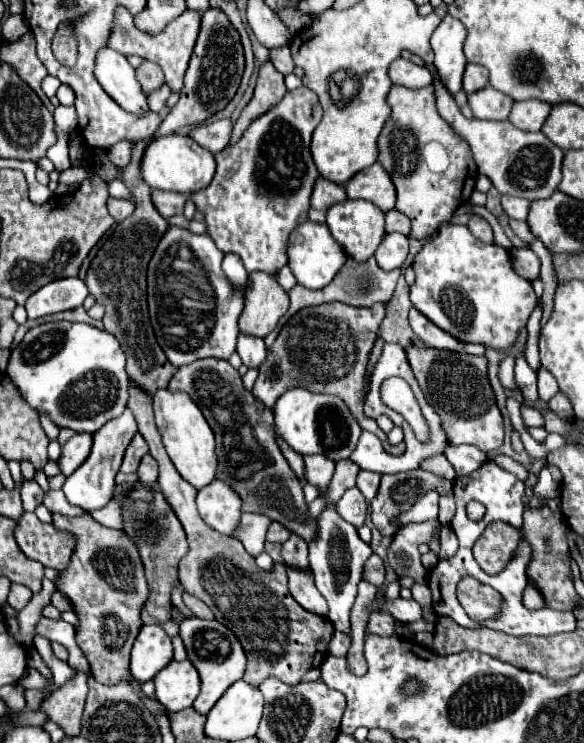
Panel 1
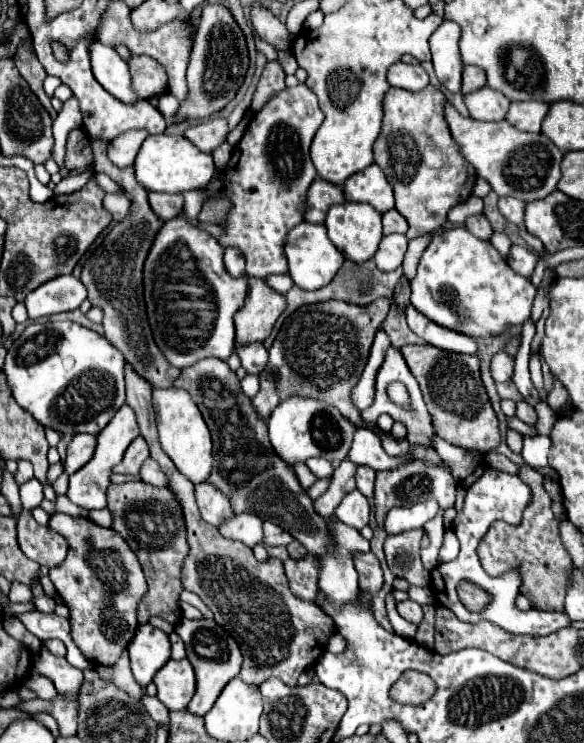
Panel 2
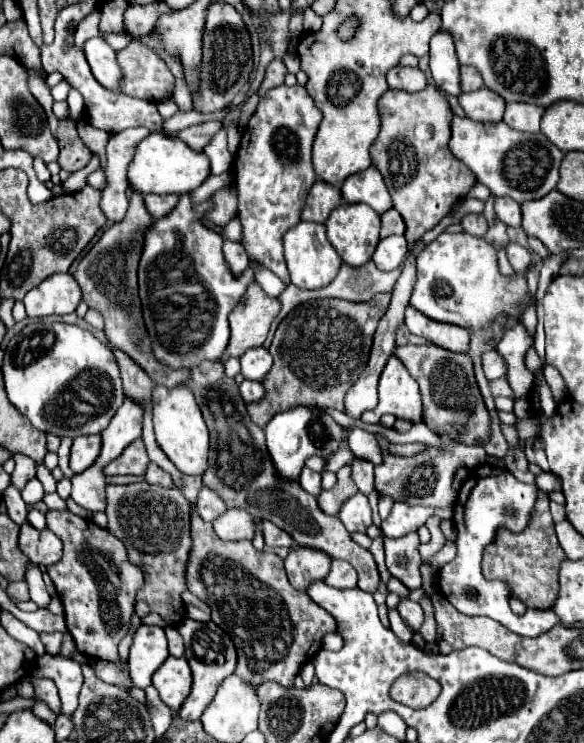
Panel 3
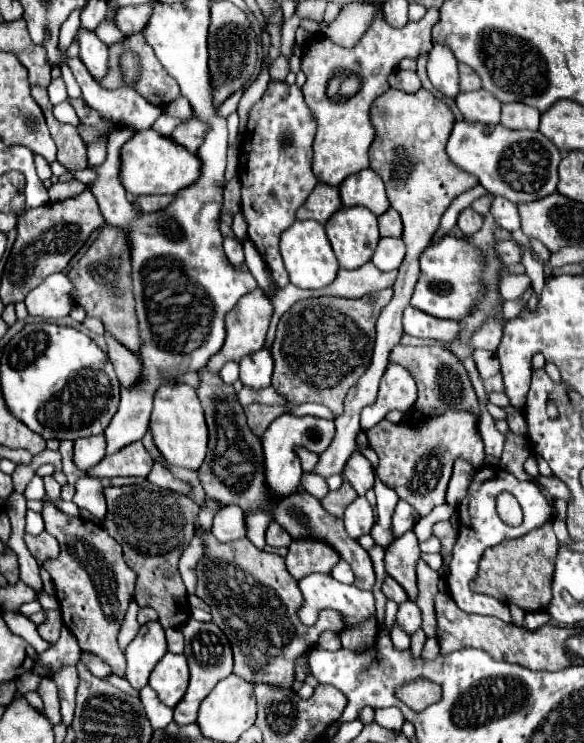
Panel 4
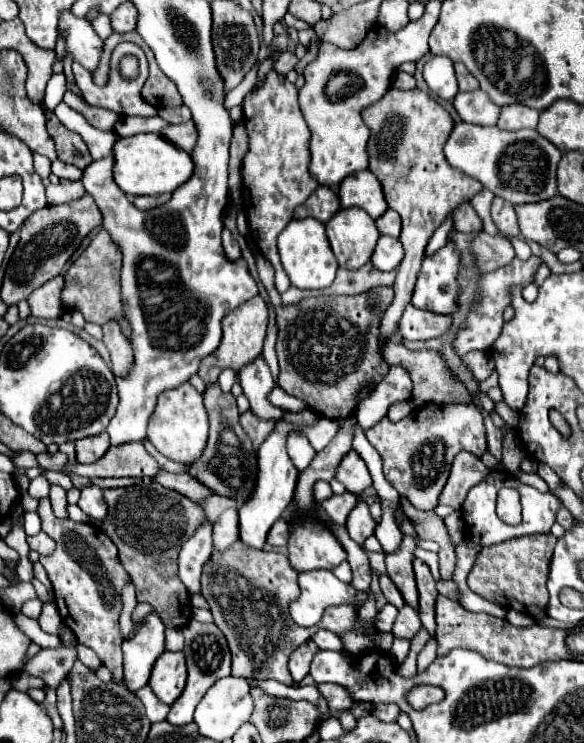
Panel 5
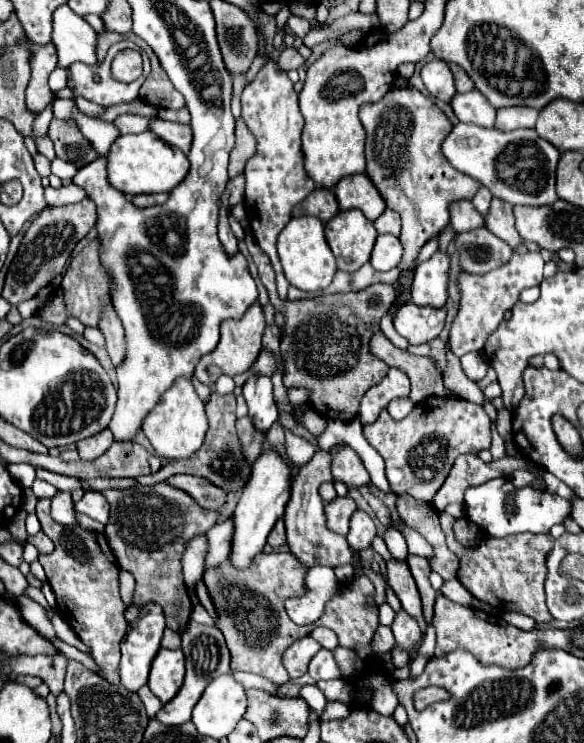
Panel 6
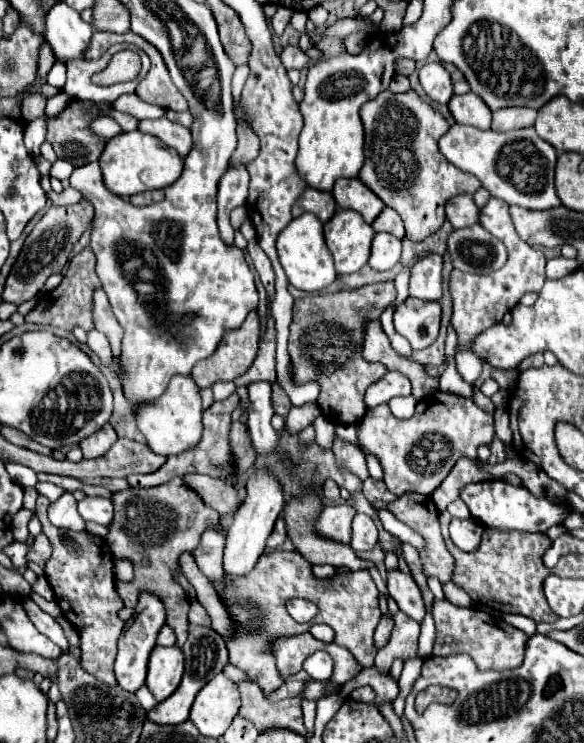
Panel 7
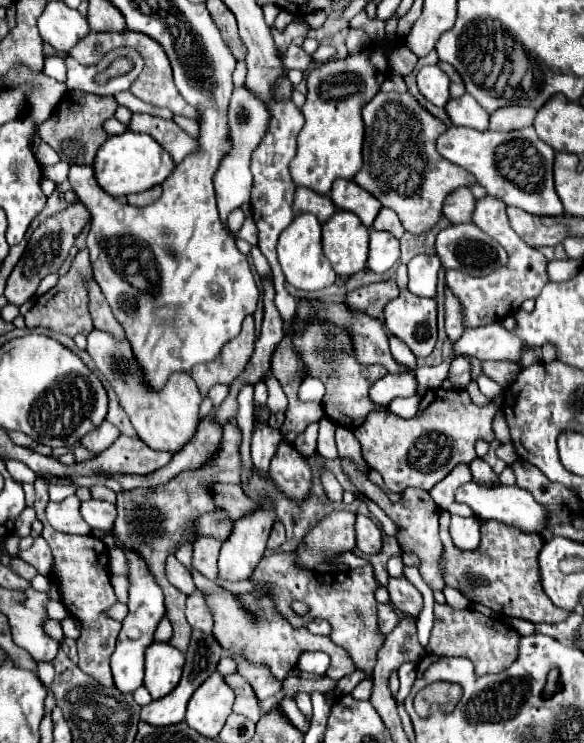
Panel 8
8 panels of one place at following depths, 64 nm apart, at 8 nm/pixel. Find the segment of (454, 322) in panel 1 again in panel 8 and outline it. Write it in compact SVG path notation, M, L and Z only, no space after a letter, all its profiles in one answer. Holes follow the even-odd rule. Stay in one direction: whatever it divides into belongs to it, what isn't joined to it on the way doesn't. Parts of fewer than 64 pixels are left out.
M414 256L408 262L408 288L416 296L434 298L436 296L436 280L438 280L440 262L438 256Z

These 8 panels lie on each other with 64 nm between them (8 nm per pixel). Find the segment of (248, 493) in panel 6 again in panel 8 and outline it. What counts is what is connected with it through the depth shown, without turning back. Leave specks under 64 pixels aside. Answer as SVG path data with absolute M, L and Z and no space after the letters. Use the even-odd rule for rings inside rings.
M262 504L260 510L256 510L254 514L248 514L246 518L236 520L234 524L234 534L230 534L230 538L222 544L220 550L220 558L218 558L218 578L230 582L248 580L254 572L254 568L258 566L258 562L264 556L266 550L266 540L270 534L270 528L274 524L274 510L270 508L270 504Z

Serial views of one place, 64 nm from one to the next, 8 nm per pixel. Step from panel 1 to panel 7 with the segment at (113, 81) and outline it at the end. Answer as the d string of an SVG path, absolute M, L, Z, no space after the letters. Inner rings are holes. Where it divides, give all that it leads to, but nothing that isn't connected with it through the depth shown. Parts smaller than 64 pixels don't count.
M64 2L54 4L44 18L44 40L52 46L58 62L82 58L94 28Z

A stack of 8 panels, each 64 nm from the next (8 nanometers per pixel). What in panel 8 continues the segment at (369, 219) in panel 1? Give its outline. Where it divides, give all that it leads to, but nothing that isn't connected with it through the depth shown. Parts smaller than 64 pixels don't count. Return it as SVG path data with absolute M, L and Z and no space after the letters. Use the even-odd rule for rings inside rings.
M346 210L336 214L322 226L322 250L340 278L348 278L366 268L368 228L360 218Z

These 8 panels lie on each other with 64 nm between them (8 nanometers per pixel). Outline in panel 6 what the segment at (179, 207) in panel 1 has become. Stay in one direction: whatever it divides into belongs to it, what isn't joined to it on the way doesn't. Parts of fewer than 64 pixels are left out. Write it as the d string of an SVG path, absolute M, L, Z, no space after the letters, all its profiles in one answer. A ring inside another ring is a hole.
M142 194L142 196L134 196L132 202L134 202L134 206L146 208L152 204L162 204L162 202L166 202L166 198L168 198L168 194Z

